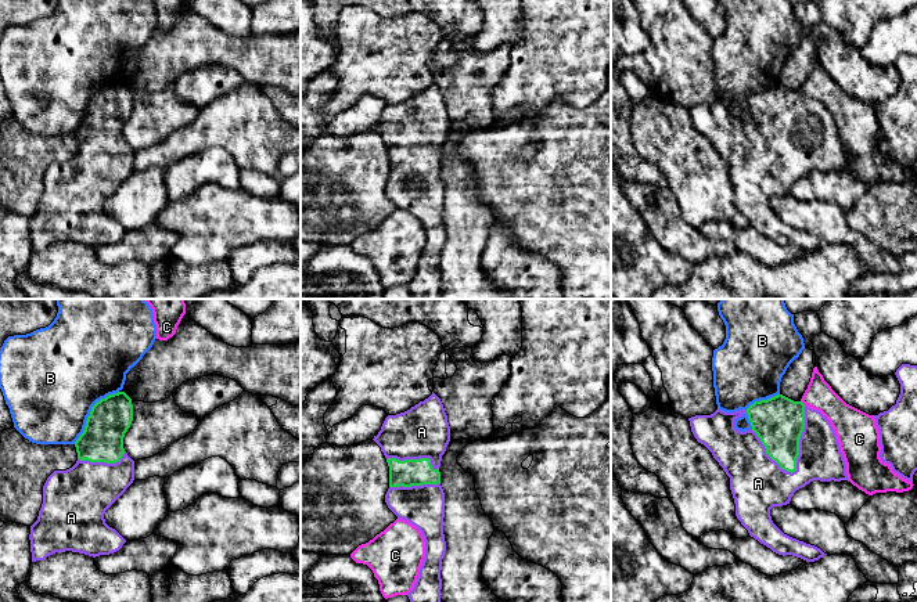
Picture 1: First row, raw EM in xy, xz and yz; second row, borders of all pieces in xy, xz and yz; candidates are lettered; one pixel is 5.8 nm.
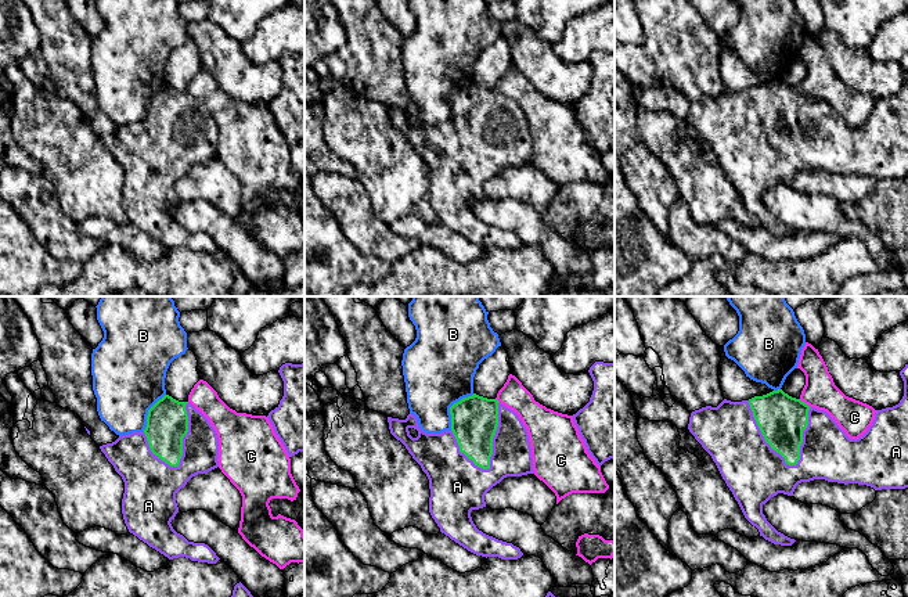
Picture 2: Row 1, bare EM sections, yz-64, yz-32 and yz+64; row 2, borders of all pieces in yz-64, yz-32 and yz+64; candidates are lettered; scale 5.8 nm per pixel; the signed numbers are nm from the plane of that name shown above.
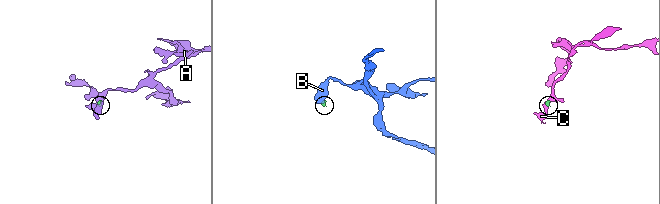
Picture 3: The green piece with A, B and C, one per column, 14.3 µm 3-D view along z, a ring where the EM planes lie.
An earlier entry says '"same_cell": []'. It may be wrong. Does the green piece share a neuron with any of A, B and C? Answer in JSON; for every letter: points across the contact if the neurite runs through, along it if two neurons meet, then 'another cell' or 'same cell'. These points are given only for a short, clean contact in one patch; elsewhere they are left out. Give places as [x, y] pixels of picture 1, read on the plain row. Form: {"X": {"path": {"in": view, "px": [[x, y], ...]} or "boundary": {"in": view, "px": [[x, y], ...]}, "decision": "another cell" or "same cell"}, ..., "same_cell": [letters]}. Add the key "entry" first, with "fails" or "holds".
{"entry": "fails", "A": {"decision": "same cell"}, "B": {"boundary": {"in": "xy", "px": [[118, 80], [101, 87], [92, 97], [85, 119], [74, 133]]}, "decision": "another cell"}, "C": {"boundary": {"in": "yz", "px": [[801, 90], [805, 94]]}, "decision": "another cell"}, "same_cell": ["A"]}

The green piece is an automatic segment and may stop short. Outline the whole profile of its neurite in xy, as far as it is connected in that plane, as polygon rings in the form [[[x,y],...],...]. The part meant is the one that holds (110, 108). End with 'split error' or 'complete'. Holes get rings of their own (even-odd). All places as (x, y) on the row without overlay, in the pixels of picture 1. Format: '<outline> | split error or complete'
[[[125,82],[109,84],[91,97],[84,120],[75,131],[76,154],[66,161],[54,161],[43,176],[43,194],[29,224],[32,252],[65,241],[93,248],[109,245],[126,232],[105,213],[104,203],[134,170],[134,151],[123,138],[132,111],[133,94]]] | split error

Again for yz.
[[[783,84],[767,90],[755,91],[747,100],[724,102],[716,100],[711,105],[695,105],[688,108],[691,122],[698,133],[704,134],[713,148],[730,167],[730,180],[736,194],[736,206],[748,220],[749,226],[778,245],[792,245],[806,252],[814,252],[826,244],[810,234],[784,224],[772,210],[770,199],[790,194],[794,183],[813,170],[841,172],[848,170],[846,154],[839,138],[839,133],[830,111],[817,100],[794,91]],[[744,104],[748,105],[751,119],[741,122],[734,118],[734,111]]] | split error

